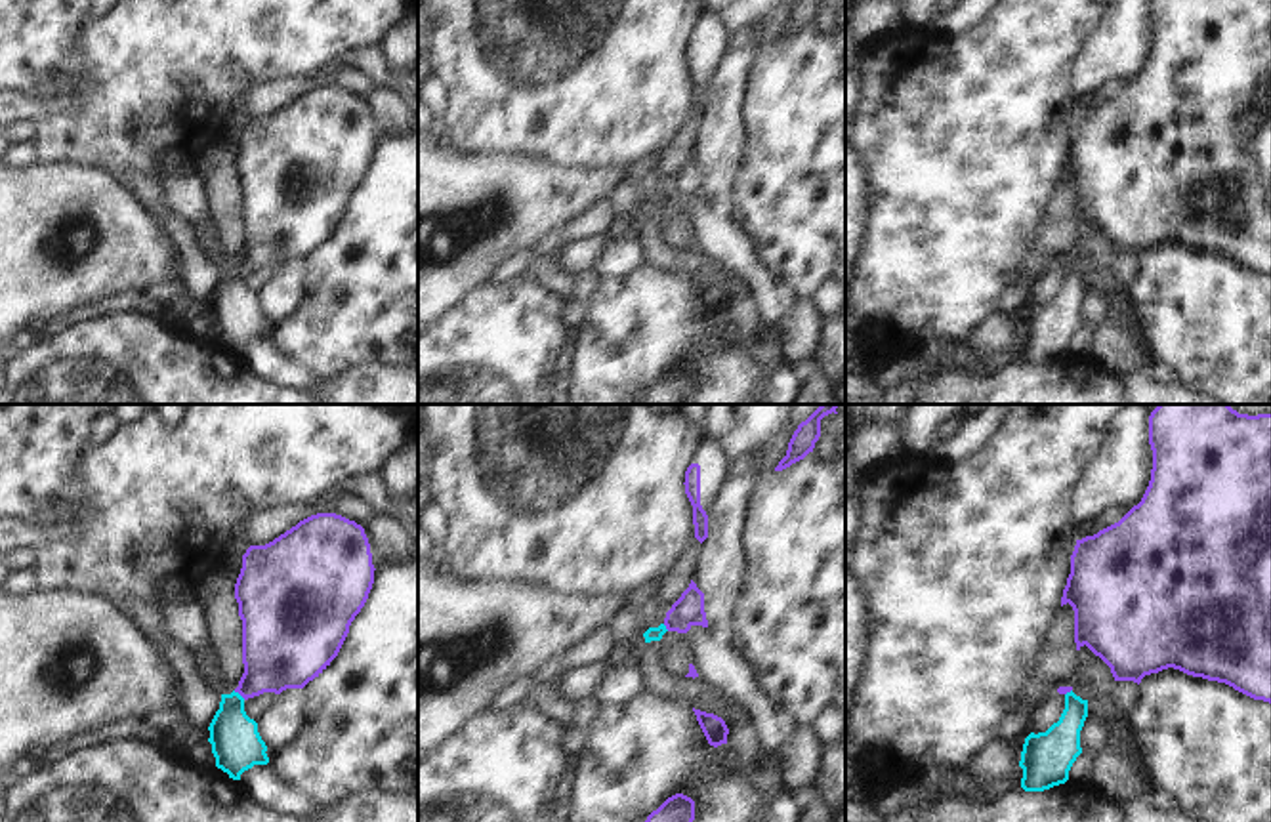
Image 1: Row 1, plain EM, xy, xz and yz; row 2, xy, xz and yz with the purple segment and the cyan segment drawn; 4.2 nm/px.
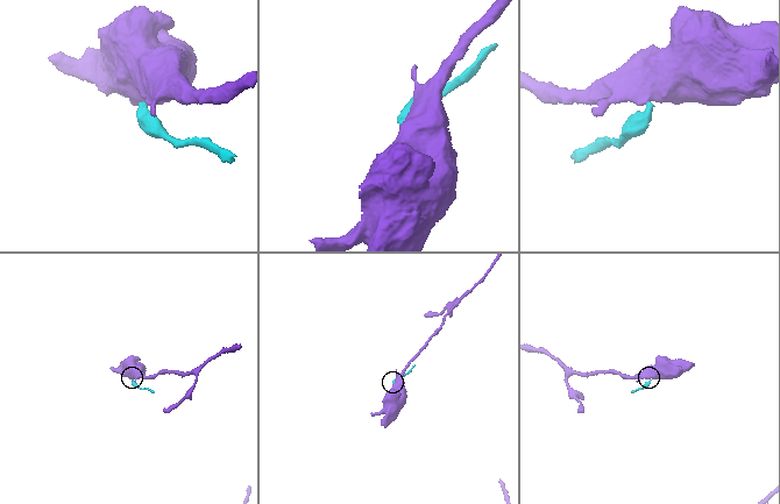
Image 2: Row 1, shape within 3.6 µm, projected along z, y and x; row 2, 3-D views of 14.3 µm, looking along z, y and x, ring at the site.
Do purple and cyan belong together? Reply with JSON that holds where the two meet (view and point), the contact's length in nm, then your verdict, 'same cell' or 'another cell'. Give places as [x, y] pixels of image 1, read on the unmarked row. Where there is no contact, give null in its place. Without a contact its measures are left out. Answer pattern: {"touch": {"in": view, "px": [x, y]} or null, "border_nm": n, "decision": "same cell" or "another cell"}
{"touch": {"in": "xy", "px": [239, 266]}, "border_nm": 70, "decision": "another cell"}

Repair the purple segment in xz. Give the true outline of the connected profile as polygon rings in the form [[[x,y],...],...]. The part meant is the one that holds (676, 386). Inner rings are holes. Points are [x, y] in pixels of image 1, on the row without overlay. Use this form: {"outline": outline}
{"outline": [[[676,366],[647,389],[639,404],[693,404],[693,393],[695,374]]]}

